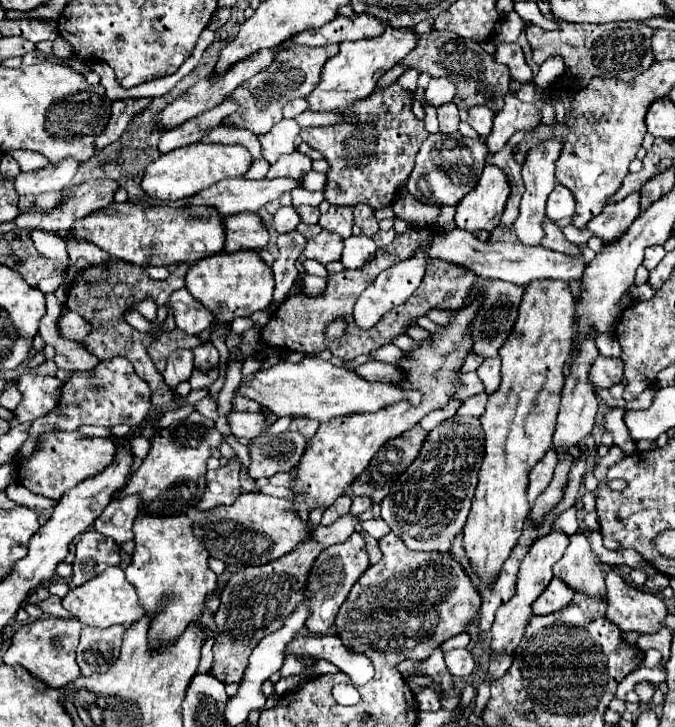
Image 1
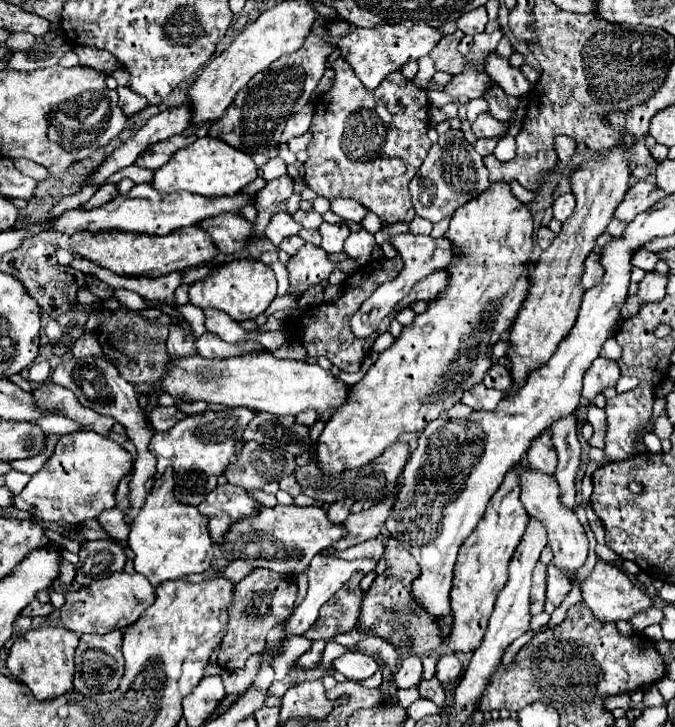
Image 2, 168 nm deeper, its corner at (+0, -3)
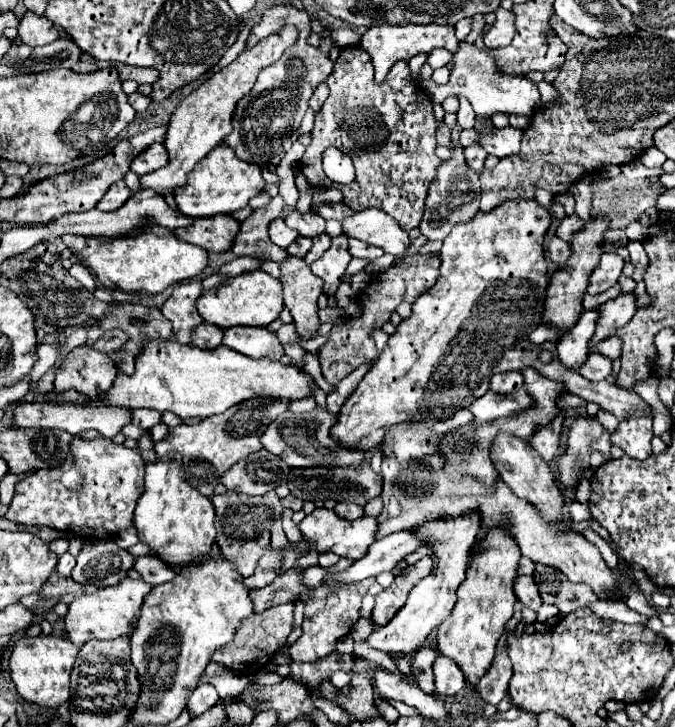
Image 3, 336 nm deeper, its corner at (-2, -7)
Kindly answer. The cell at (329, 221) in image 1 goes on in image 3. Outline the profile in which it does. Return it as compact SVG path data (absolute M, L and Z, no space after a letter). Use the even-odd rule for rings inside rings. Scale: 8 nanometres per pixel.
M339 235L333 239L331 247L323 253L323 257L311 263L311 271L323 279L323 293L327 297L335 295L339 283L343 281L349 261L351 261L351 255L347 249L347 237Z

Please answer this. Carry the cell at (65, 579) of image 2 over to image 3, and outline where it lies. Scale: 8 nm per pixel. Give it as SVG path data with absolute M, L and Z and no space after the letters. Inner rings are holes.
M65 553L65 555L59 557L59 563L57 563L55 571L57 571L59 575L71 575L73 565L75 565L75 557L73 557L71 553Z

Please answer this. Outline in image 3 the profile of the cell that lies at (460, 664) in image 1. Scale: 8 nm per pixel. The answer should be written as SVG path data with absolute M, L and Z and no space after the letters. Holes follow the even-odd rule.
M439 655L433 665L433 673L435 673L435 691L439 695L451 697L465 689L465 677L457 667L457 663L451 661L449 657Z

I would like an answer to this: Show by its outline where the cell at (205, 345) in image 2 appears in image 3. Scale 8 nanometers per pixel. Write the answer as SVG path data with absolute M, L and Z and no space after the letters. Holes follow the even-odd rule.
M203 321L201 325L197 325L197 329L193 329L191 341L201 349L215 349L223 341L223 331L219 327L209 325L209 323Z

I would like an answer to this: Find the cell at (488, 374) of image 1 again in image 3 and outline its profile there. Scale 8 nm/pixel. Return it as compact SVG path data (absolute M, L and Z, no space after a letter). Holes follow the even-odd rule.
M499 373L491 381L491 391L511 393L511 391L517 391L521 385L523 385L523 375L521 373Z

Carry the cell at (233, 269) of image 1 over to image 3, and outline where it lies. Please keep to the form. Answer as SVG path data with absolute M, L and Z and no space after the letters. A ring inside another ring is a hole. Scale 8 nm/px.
M251 271L237 277L231 277L221 287L215 287L211 291L205 291L197 299L197 311L203 317L203 321L217 325L219 329L227 327L267 327L275 319L279 319L279 313L283 311L283 287L279 279L273 279L265 271Z

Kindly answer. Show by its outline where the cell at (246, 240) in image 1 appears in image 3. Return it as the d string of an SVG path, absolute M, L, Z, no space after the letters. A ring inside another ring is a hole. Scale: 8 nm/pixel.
M231 215L195 219L189 227L175 229L175 235L181 241L215 253L231 249L231 243L237 233L239 233L239 221L235 221Z

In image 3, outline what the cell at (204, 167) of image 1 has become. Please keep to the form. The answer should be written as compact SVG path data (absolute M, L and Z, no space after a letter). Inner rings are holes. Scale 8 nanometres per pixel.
M219 145L213 149L213 153L209 153L195 165L195 169L189 173L187 187L175 193L175 201L179 211L187 217L197 219L197 217L213 217L219 213L229 215L233 211L247 207L249 199L259 195L263 187L265 187L265 179L261 177L259 165L241 161L233 153L233 149L229 149L227 145Z

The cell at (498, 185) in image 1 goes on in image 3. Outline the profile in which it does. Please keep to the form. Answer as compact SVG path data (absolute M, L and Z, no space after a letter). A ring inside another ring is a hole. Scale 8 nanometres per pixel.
M521 197L505 201L491 213L479 213L473 221L455 225L449 237L443 241L439 253L441 267L437 283L427 289L415 303L409 319L403 319L395 333L389 335L387 347L379 359L371 365L359 387L341 407L337 425L331 429L331 437L343 447L373 451L381 445L387 429L403 421L425 421L429 425L445 421L459 409L469 409L469 405L489 391L489 379L495 373L535 369L549 377L551 381L561 381L569 393L583 397L585 401L595 401L601 409L613 413L617 419L625 417L653 417L653 409L635 393L619 389L607 381L593 383L581 377L575 369L565 369L557 357L549 363L539 359L541 347L529 341L529 331L541 325L545 311L545 291L549 285L549 271L545 261L543 239L551 227L551 211L543 209L535 199L525 201Z

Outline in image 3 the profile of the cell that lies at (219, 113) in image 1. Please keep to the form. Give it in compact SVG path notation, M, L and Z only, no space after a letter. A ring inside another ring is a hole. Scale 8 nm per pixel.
M153 143L149 145L149 149L145 149L143 153L139 153L135 157L135 161L131 163L131 171L135 171L137 175L145 175L145 173L151 173L159 167L163 167L167 163L167 151L161 143Z

